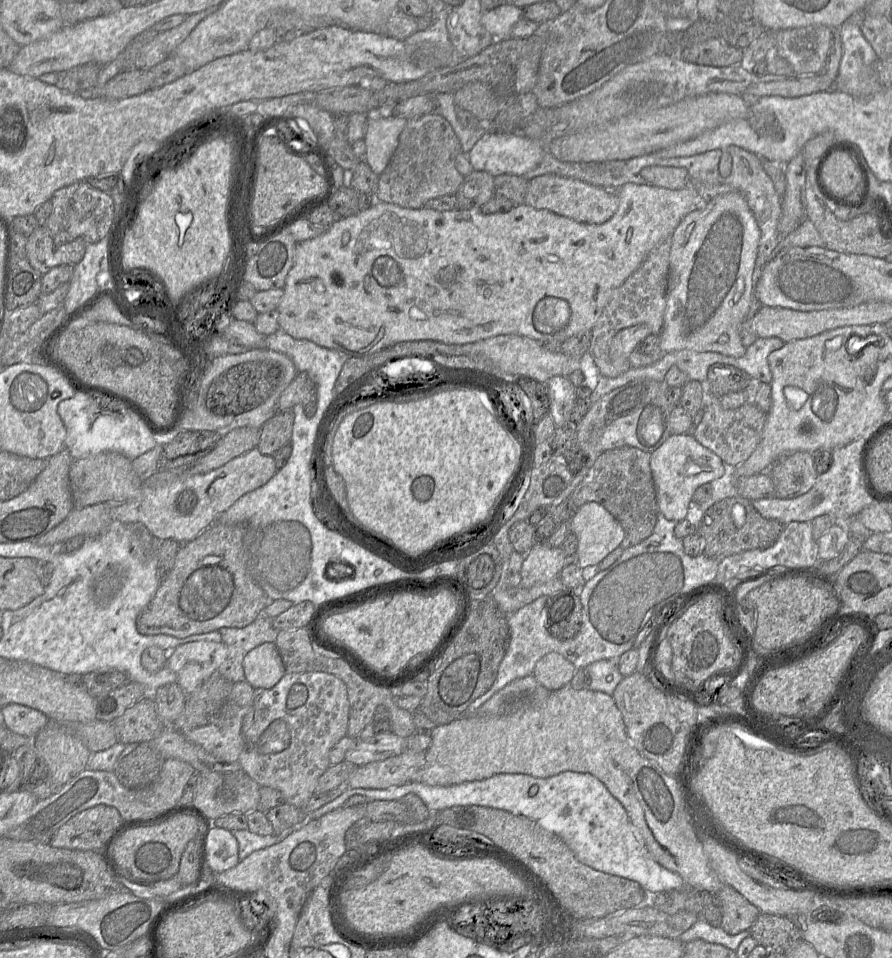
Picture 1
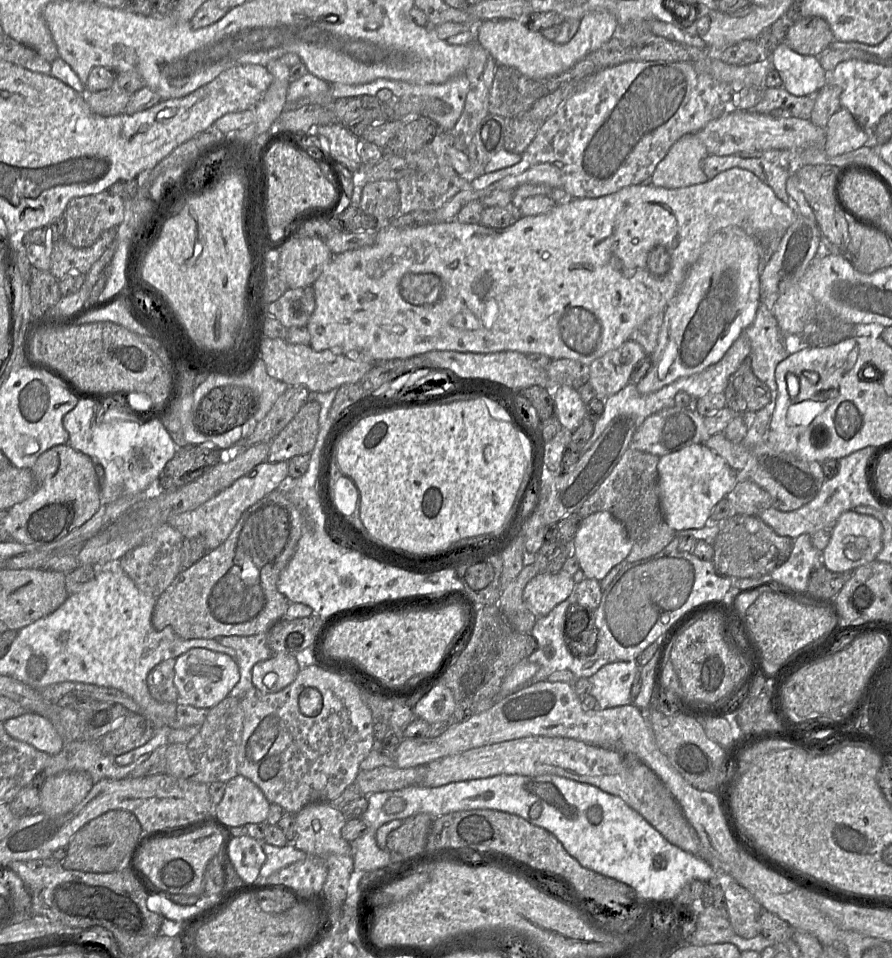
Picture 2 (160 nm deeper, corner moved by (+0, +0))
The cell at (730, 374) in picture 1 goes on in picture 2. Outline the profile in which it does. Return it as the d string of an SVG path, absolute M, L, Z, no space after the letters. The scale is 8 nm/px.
M747 364L741 365L729 378L724 390L726 407L738 414L755 413L771 400L771 390Z

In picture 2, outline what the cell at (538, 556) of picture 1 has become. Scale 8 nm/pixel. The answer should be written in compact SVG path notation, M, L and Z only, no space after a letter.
M541 573L533 577L523 590L525 605L537 617L547 615L571 595L575 582L565 573Z

